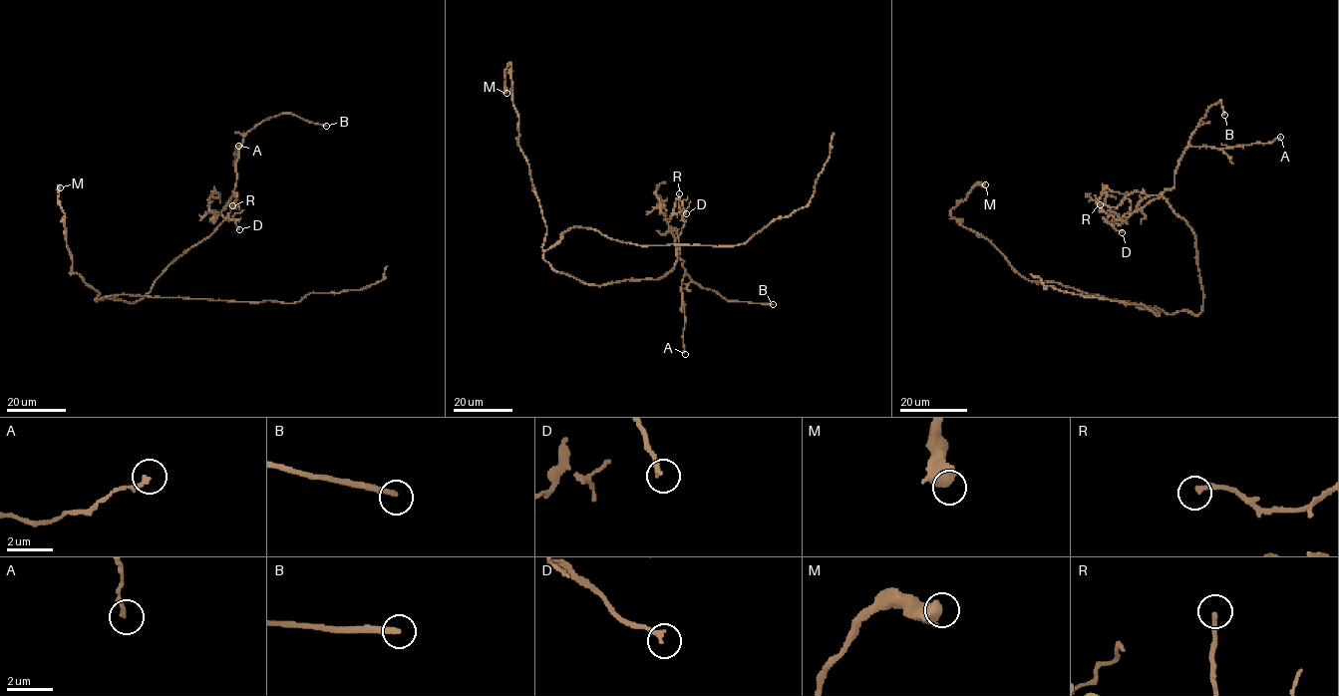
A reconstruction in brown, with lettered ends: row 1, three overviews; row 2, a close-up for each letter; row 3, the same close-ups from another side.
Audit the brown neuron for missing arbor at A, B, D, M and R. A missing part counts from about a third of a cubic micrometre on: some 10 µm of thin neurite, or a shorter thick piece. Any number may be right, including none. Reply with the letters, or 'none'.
B, R

